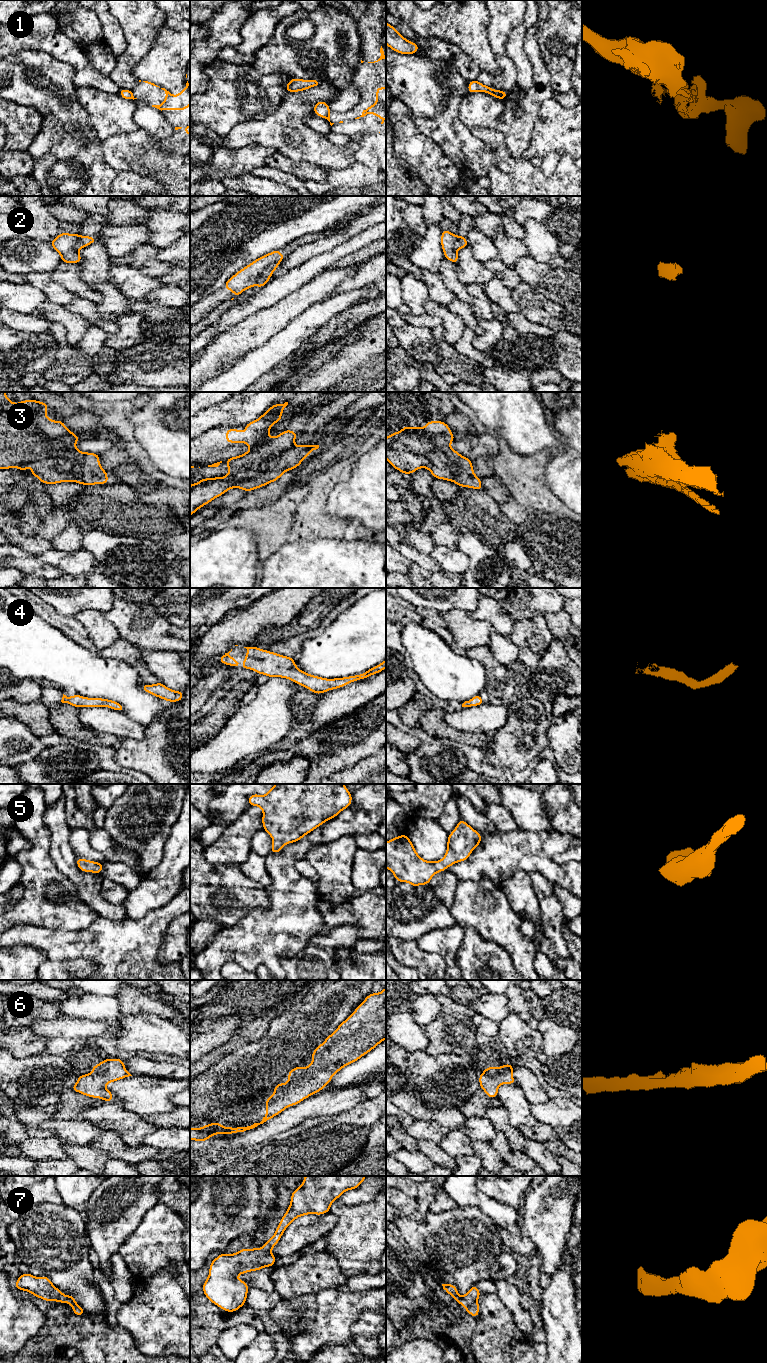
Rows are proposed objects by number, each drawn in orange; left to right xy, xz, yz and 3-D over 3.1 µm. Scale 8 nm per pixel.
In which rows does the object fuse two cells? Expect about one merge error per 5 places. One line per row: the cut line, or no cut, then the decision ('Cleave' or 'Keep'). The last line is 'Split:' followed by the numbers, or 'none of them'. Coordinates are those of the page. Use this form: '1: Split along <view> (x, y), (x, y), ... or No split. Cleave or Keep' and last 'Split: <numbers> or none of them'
1: Split along yz (498, 90), (501, 98). Cleave
2: Split along xz (278, 261), (271, 264), (260, 275), (256, 284). Cleave
3: Split along xz (294, 444), (279, 456), (272, 469), (234, 487). Cleave
4: No split. Keep
5: No split. Keep
6: No split. Keep
7: No split. Keep
Split: 1, 2, 3

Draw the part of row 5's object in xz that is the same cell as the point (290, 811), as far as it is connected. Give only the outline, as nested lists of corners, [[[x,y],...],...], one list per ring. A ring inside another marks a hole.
[[[275,784],[265,795],[252,794],[248,798],[251,806],[259,806],[263,811],[263,829],[271,836],[273,842],[271,854],[280,852],[285,844],[299,841],[327,820],[330,820],[348,808],[352,803],[352,794],[344,784]]]

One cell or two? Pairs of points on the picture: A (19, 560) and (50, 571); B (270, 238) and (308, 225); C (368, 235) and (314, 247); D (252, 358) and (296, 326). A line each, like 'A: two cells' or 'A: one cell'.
A: one cell
B: one cell
C: two cells
D: one cell

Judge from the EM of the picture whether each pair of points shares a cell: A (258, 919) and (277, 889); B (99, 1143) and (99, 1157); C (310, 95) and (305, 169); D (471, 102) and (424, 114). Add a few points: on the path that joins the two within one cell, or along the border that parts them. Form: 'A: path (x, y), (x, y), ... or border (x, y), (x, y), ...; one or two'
A: path (267, 915), (277, 905), (277, 898); one
B: border (89, 1143), (94, 1147), (104, 1150), (111, 1157); two
C: border (283, 155), (292, 160), (306, 160), (326, 169); two
D: border (468, 93), (459, 107), (459, 119), (466, 127); two

